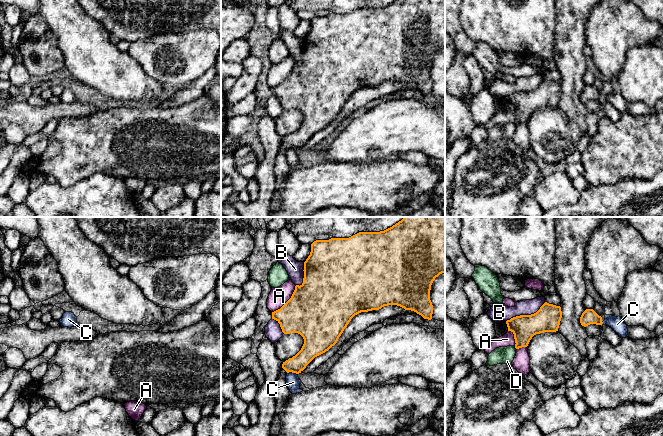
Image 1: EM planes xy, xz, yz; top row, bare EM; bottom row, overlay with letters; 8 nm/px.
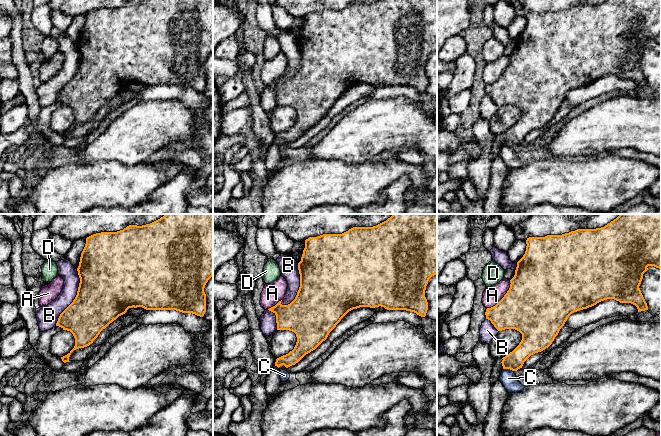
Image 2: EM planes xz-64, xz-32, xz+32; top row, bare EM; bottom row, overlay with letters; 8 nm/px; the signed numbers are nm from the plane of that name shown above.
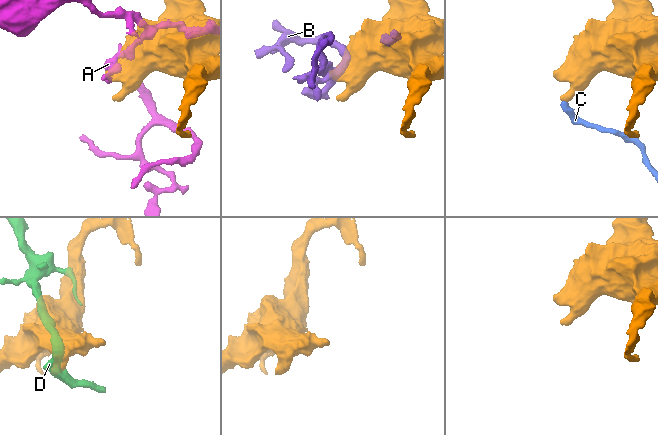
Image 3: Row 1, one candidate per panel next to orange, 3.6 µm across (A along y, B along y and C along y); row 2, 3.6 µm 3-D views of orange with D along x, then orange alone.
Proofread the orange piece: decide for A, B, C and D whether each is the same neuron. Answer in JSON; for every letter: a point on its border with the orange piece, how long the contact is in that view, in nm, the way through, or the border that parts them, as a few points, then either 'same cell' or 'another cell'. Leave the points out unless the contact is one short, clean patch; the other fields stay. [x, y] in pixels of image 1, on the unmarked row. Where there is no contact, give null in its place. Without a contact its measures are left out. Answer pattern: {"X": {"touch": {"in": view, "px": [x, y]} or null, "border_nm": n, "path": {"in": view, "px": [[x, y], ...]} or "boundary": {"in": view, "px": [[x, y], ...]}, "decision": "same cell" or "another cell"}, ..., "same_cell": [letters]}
{"A": {"touch": {"in": "xz", "px": [288, 76]}, "border_nm": 300, "decision": "another cell"}, "B": {"touch": {"in": "yz", "px": [525, 91]}, "border_nm": 360, "decision": "another cell"}, "C": {"touch": {"in": "xz", "px": [292, 148]}, "border_nm": 80, "boundary": {"in": "xz", "px": [[287, 148], [294, 148], [296, 150]]}, "decision": "another cell"}, "D": {"touch": {"in": "yz", "px": [515, 123]}, "border_nm": 40, "boundary": {"in": "yz", "px": [[514, 122], [516, 125]]}, "decision": "another cell"}, "same_cell": []}

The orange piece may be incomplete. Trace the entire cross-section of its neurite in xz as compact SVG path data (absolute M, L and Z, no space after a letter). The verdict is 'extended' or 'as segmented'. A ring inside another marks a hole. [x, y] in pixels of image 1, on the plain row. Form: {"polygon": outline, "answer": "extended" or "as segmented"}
{"polygon": "M395 0L392 3L380 8L359 8L349 14L331 14L329 16L316 16L311 20L311 28L304 38L303 59L295 62L291 74L278 86L272 88L272 95L276 96L284 110L298 109L304 115L301 126L292 134L282 140L282 144L287 148L299 150L317 132L328 127L334 122L351 95L361 89L372 86L379 86L384 82L397 81L405 86L411 86L421 91L424 95L431 96L433 81L430 76L431 61L436 53L445 50L445 0Z", "answer": "as segmented"}

